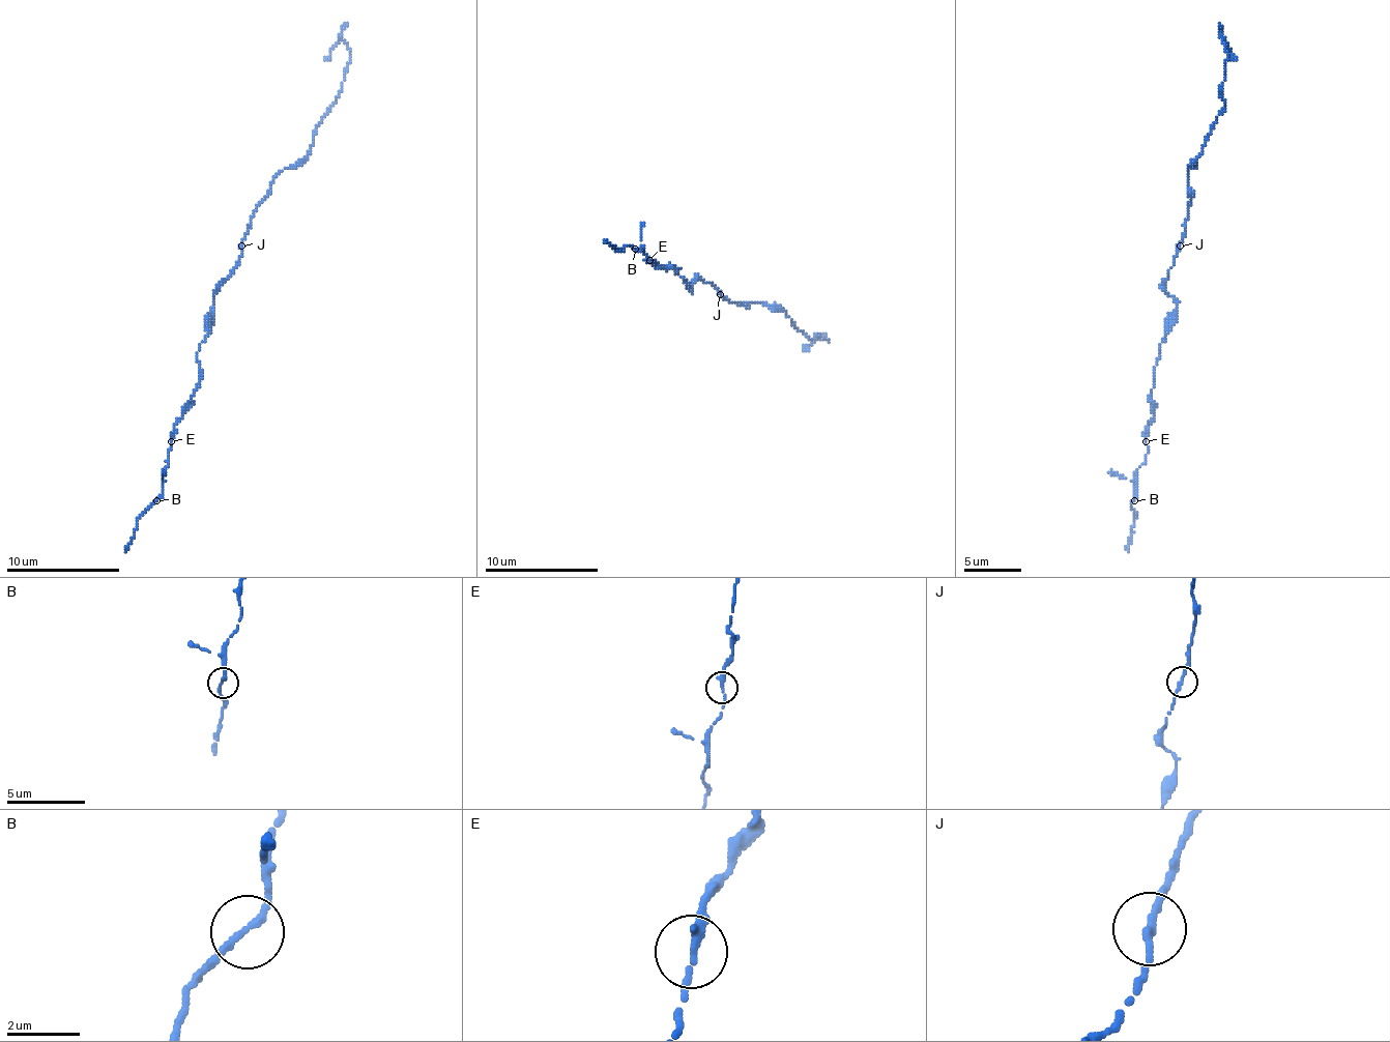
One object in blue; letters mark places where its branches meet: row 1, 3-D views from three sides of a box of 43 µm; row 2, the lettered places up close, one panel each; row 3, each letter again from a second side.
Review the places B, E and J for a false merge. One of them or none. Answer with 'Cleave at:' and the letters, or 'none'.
Cleave at: none

